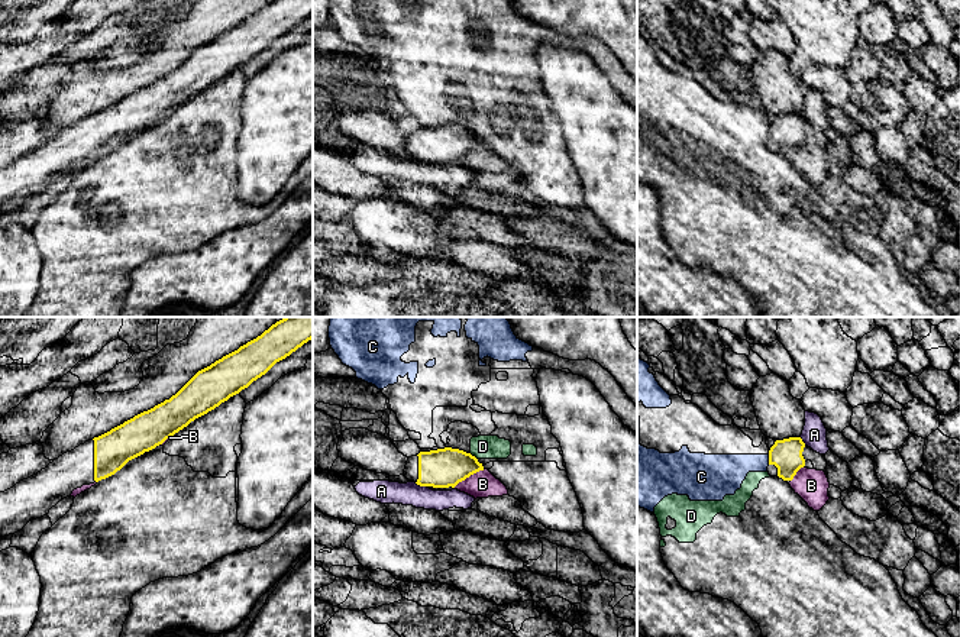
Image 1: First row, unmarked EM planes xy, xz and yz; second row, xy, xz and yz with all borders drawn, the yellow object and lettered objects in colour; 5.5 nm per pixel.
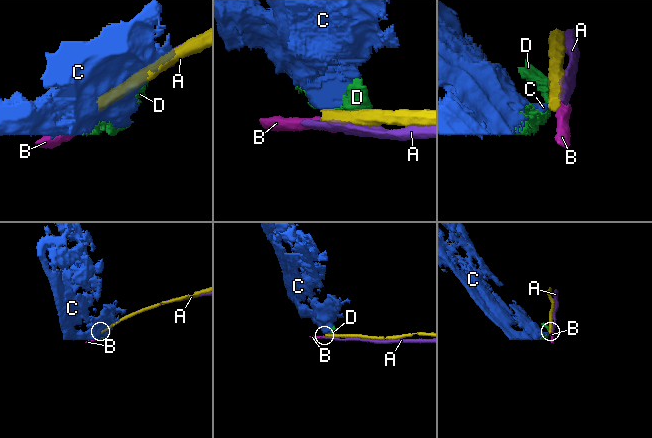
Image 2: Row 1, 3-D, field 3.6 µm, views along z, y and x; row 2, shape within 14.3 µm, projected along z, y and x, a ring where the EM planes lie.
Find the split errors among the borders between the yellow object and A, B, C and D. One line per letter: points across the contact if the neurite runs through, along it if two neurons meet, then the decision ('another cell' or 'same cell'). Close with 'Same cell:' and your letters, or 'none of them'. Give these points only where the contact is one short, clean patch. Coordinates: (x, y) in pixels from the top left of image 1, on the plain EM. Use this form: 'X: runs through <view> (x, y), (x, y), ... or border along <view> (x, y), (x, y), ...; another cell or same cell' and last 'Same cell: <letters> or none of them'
A: another cell
B: another cell
C: border along yz (768, 131), (769, 139); another cell
D: another cell
Same cell: none of them

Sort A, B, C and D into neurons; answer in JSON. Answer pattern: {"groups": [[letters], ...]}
{"groups": [["A"], ["B"], ["C", "D"]]}

